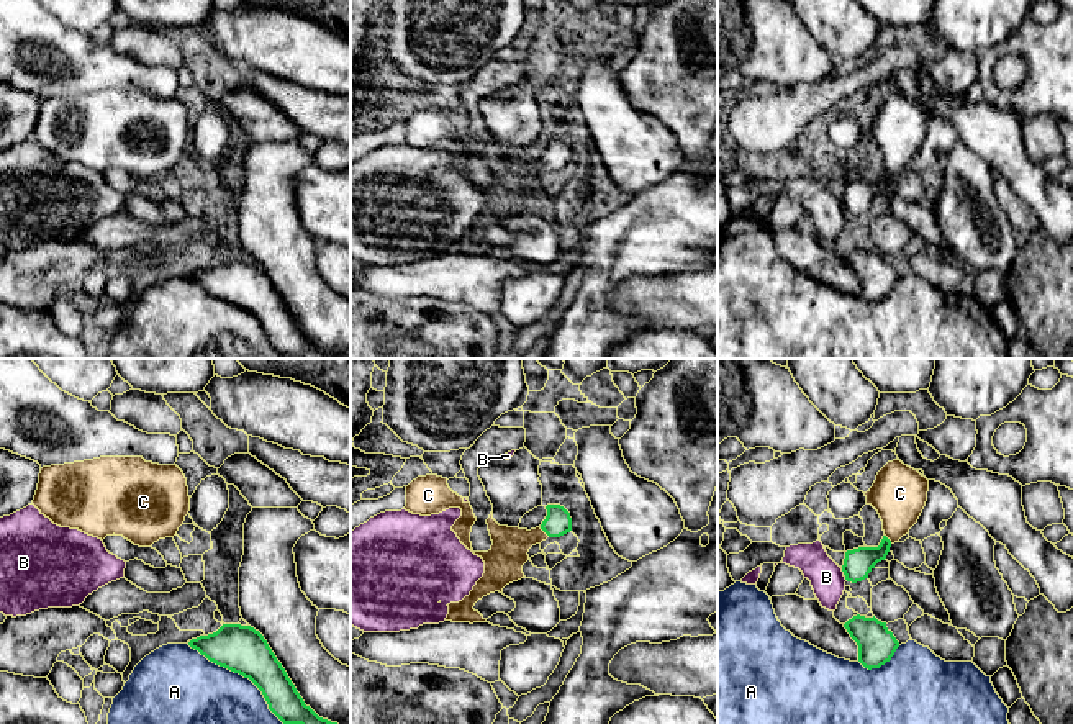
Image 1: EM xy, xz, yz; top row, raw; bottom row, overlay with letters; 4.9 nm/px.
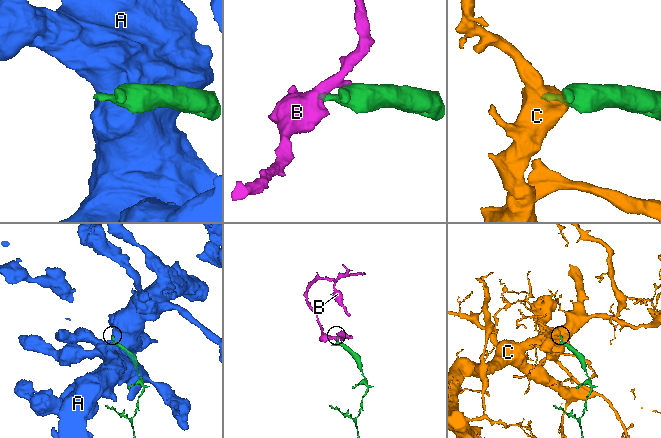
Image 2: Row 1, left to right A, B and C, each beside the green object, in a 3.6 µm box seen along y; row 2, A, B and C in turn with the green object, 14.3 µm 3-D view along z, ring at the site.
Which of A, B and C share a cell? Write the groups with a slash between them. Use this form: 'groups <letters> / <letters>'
groups A / B / C

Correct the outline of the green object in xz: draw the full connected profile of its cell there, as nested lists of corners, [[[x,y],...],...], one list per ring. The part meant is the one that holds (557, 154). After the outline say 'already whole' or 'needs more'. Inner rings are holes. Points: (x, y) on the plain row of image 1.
[[[547,138],[547,149],[536,162],[519,162],[500,159],[493,152],[493,144],[487,152],[493,179],[488,185],[473,185],[485,195],[485,206],[477,215],[469,229],[459,236],[450,236],[446,254],[452,256],[485,256],[487,252],[473,242],[483,229],[503,224],[513,215],[526,211],[523,198],[529,193],[529,182],[547,170],[560,170],[572,164],[570,146],[560,138]]] | needs more

